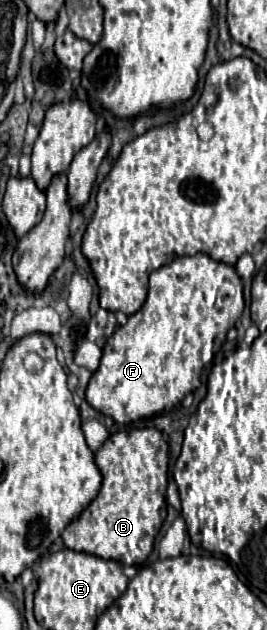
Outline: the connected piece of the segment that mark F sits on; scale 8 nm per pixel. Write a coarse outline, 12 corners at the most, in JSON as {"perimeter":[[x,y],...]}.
{"perimeter":[[181,256],[105,342],[85,392],[167,414],[243,308],[233,266]]}

